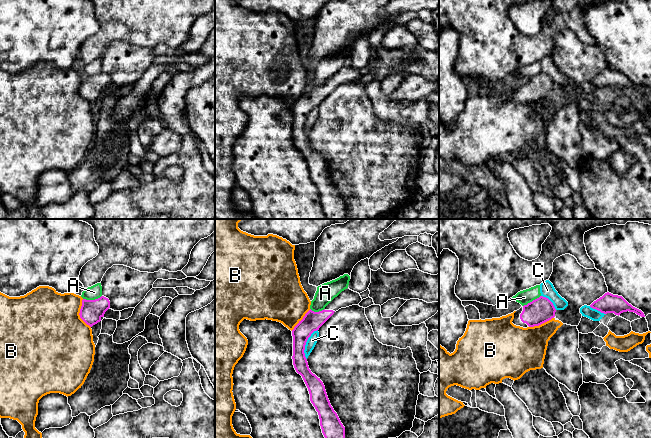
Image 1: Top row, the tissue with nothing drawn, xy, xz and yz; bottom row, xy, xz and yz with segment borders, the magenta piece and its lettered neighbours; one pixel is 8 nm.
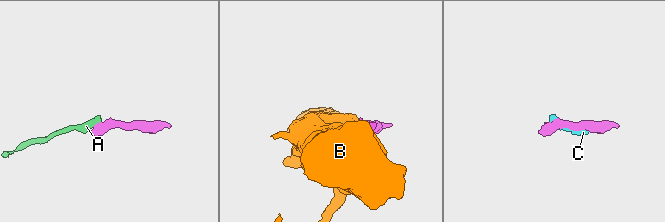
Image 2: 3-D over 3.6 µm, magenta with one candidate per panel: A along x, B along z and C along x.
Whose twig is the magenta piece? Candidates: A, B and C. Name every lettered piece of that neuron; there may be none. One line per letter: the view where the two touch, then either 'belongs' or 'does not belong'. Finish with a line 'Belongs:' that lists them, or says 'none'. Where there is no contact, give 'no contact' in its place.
A: xy | does not belong
B: xy | does not belong
C: xz | does not belong
Belongs: none

